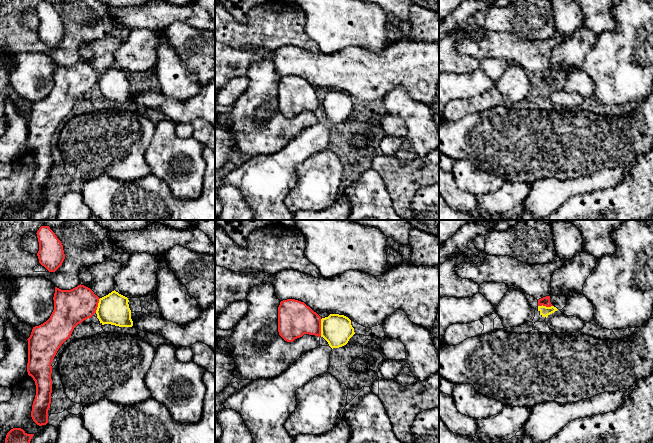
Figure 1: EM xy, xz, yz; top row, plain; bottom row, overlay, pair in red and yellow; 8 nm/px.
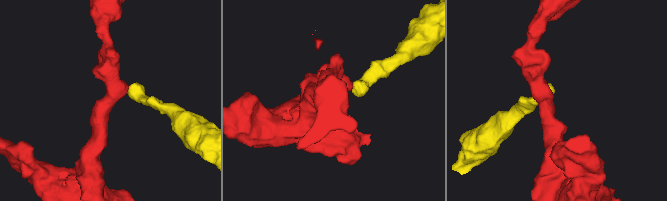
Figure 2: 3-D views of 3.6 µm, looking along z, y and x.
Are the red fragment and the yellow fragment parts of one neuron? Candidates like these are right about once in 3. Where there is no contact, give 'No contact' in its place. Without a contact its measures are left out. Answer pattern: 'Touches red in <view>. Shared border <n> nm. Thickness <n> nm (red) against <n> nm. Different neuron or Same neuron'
Touches red in xz. Shared border 140 nm. Thickness 280 nm (red) against 240 nm. Different neuron

